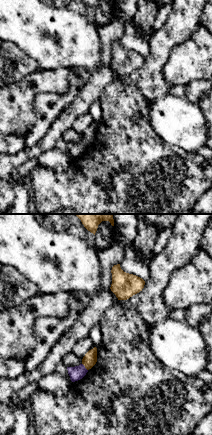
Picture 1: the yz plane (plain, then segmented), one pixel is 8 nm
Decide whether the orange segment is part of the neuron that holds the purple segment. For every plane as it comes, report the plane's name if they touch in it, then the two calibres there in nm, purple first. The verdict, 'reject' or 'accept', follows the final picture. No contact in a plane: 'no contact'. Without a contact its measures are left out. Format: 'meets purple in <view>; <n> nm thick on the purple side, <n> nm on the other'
meets purple in yz; 120 nm thick on the purple side, 110 nm on the other

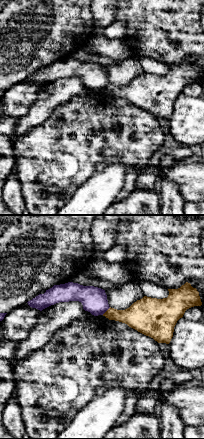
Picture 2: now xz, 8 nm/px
meets purple in xz; 200 nm thick on the purple side, 190 nm on the other

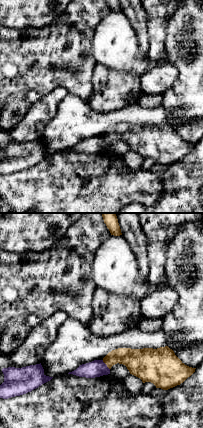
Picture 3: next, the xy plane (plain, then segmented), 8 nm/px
meets purple in xy; 140 nm thick on the purple side, 190 nm on the other

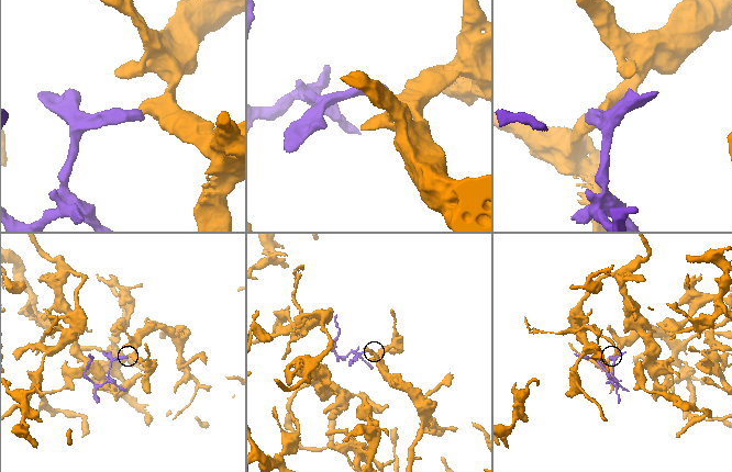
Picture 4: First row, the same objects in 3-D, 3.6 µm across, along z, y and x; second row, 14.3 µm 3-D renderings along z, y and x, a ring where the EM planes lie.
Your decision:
reject

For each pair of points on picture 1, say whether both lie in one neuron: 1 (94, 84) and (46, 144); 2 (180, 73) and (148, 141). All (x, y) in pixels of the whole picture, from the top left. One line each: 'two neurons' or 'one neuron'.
1: one neuron
2: two neurons

